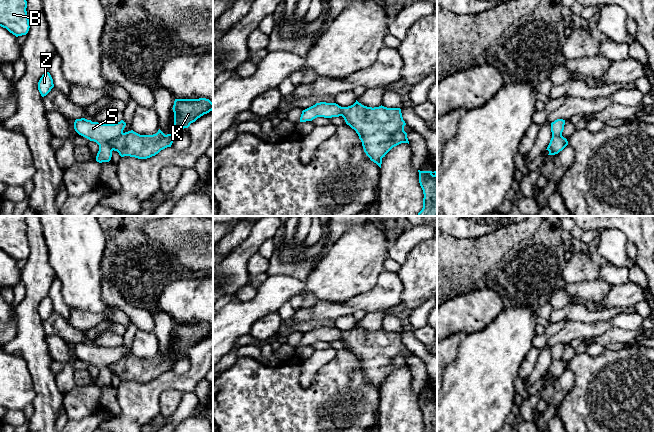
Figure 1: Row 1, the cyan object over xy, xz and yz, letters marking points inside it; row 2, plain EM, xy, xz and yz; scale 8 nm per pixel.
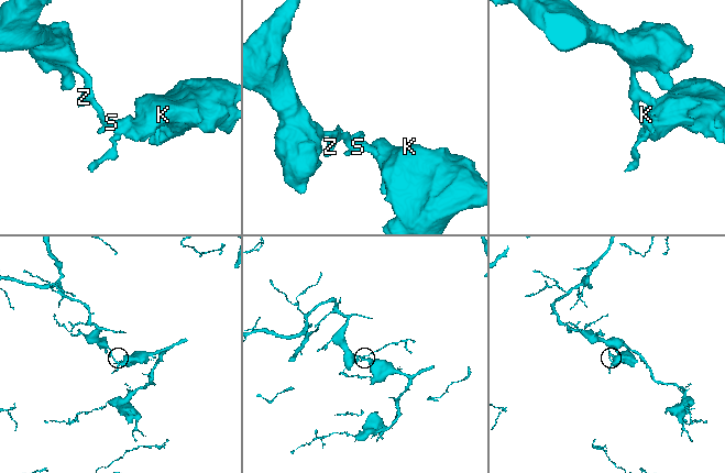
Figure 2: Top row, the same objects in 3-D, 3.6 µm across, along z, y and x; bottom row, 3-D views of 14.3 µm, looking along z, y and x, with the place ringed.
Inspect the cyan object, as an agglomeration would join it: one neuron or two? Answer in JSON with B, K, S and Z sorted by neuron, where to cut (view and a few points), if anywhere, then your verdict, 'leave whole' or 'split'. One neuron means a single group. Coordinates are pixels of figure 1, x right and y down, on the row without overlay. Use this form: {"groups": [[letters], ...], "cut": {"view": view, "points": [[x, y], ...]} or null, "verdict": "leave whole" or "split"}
{"groups": [["B", "S", "Z"], ["K"]], "cut": {"view": "xy", "points": [[122, 356], [109, 366], [112, 373]]}, "verdict": "split"}

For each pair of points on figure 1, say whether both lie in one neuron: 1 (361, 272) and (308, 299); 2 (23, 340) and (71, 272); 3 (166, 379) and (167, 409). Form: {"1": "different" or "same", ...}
{"1": "different", "2": "different", "3": "different"}

